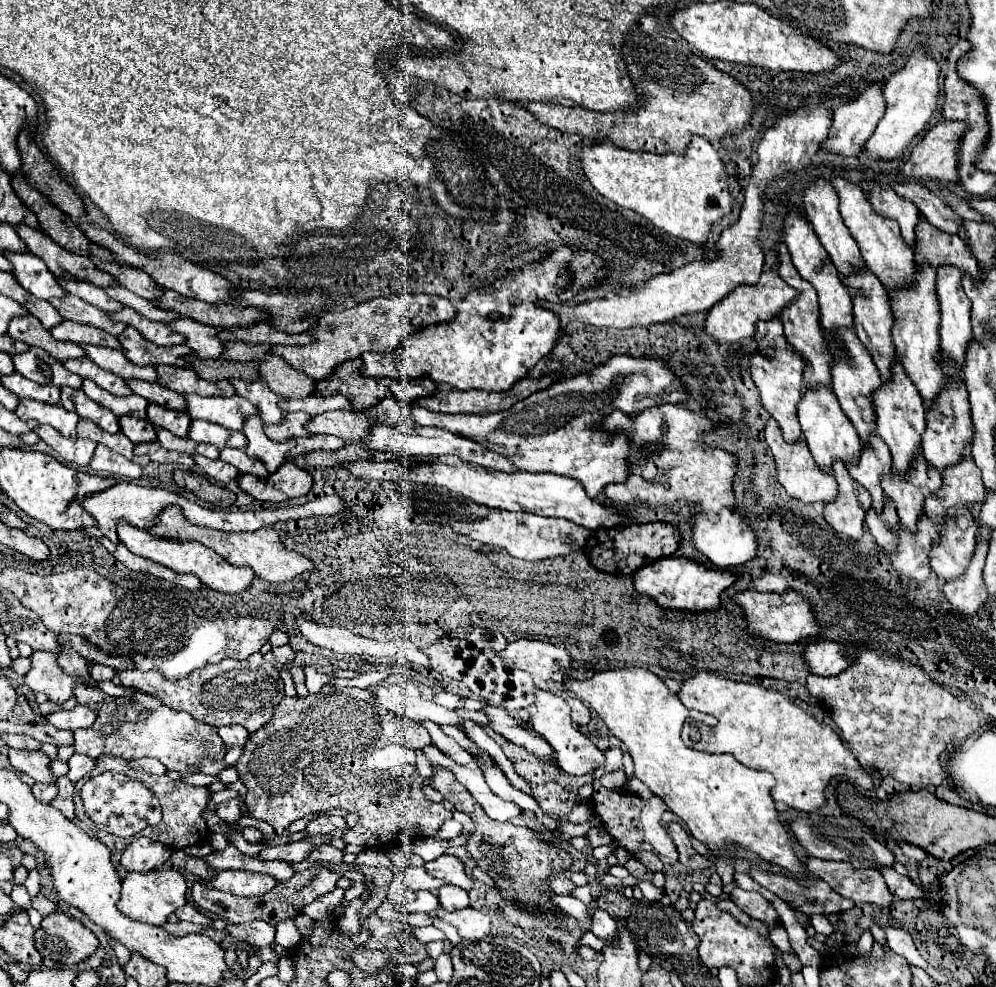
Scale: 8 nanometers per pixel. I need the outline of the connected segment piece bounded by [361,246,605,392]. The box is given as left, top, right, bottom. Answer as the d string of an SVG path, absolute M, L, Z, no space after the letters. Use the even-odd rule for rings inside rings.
M565 246L557 248L545 262L527 264L507 278L495 280L493 286L467 294L457 302L453 322L425 326L421 332L405 338L395 352L365 352L361 356L361 374L395 380L429 378L431 366L431 380L449 384L455 390L509 390L551 352L559 338L559 318L553 312L539 308L537 300L563 302L569 290L573 290L571 296L575 296L579 290L595 286L601 278L605 278L605 268L597 254L569 250ZM563 266L571 266L571 272L565 272ZM493 312L501 314L501 318L491 318Z

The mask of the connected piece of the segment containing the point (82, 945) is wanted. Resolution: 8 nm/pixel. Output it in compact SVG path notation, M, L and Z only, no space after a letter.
M55 912L43 918L41 928L35 932L35 948L43 958L73 966L89 958L99 946L95 934L79 920Z

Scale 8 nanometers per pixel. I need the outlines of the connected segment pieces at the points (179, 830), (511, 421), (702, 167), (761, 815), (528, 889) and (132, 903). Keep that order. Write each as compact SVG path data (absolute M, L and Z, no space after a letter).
M101 756L101 758L95 760L95 768L93 768L89 774L85 774L85 776L75 784L75 816L77 816L81 822L90 825L97 838L101 840L111 852L123 852L123 850L125 850L125 840L101 832L85 814L81 799L81 788L87 780L99 776L99 774L103 774L105 770L127 772L131 778L137 778L137 780L145 782L145 784L153 790L153 794L159 798L161 808L163 808L163 820L161 820L155 828L143 830L143 836L147 836L147 838L151 838L151 840L159 840L161 844L171 846L171 848L185 848L185 846L203 842L205 836L207 836L207 826L205 826L205 820L201 818L201 814L203 814L203 808L207 806L207 788L203 788L203 786L189 786L189 784L185 784L183 780L171 780L169 776L155 776L155 774L149 774L149 772L145 772L145 770L133 770L133 768L129 768L127 762L131 762L131 760L117 758L117 756Z
M613 356L607 364L595 368L591 374L579 374L571 378L563 378L553 382L549 388L539 390L531 394L529 398L513 404L513 408L505 412L495 414L441 414L431 412L427 408L411 406L411 416L417 426L437 426L441 430L465 434L467 438L475 438L481 442L481 446L489 446L489 450L497 450L497 454L505 454L517 468L523 468L525 472L553 472L561 476L569 476L583 482L583 488L589 498L597 498L597 494L607 484L619 484L625 482L627 476L627 454L629 454L629 442L625 434L609 434L607 430L599 428L601 416L609 414L613 408L619 408L623 412L639 412L649 406L659 404L679 404L687 400L685 390L681 388L675 374L669 370L667 364L663 364L657 358L631 358L631 356Z
M695 136L683 156L629 152L605 140L585 148L581 154L583 170L593 188L615 202L651 220L663 232L689 240L697 246L707 244L707 236L715 222L731 212L733 196L727 172L719 152L705 138Z
M619 668L619 670L605 670L597 676L591 676L585 680L583 690L573 690L577 698L587 702L607 724L607 728L617 736L625 748L629 750L633 762L635 762L635 776L653 792L657 794L671 812L675 812L689 828L689 832L703 844L707 844L713 850L719 850L721 854L727 850L725 846L729 842L749 848L757 852L763 860L779 864L787 870L791 870L797 876L805 876L803 864L793 854L791 848L791 836L787 828L777 818L775 800L769 794L769 784L775 782L773 775L766 771L747 768L745 764L737 762L731 754L707 754L697 752L693 748L687 748L681 740L681 728L687 718L701 720L705 724L715 724L715 718L709 714L699 714L681 704L677 694L673 694L663 680L653 674L649 668Z
M433 764L433 775L431 776L431 786L437 788L445 800L449 800L457 810L467 812L473 822L475 822L475 834L469 836L465 850L467 856L471 856L477 862L477 868L485 870L493 880L495 880L495 888L499 890L501 898L513 904L519 904L523 910L527 912L535 912L535 914L551 914L559 918L559 906L553 902L553 890L549 888L547 878L549 876L559 876L565 874L571 864L573 864L573 856L559 848L553 846L551 842L541 838L541 832L531 830L527 826L515 826L511 822L495 822L491 820L485 810L481 808L481 804L469 794L469 790L453 776L451 770Z
M167 868L167 870L151 870L151 872L129 872L123 880L121 898L117 902L119 910L133 920L149 922L149 924L163 924L171 912L185 904L187 884L181 872Z

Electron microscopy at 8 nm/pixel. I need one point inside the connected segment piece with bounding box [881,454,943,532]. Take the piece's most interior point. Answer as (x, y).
(908, 494)

